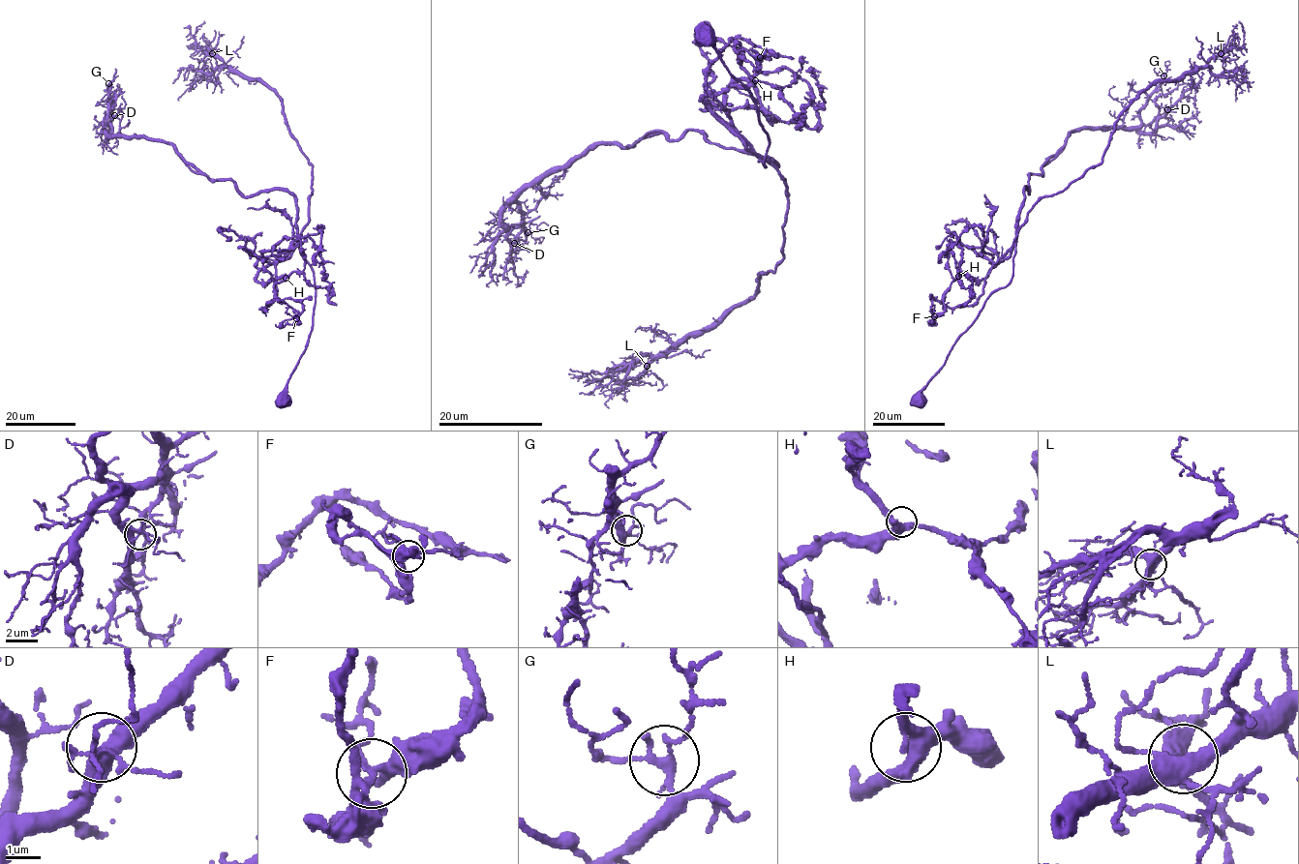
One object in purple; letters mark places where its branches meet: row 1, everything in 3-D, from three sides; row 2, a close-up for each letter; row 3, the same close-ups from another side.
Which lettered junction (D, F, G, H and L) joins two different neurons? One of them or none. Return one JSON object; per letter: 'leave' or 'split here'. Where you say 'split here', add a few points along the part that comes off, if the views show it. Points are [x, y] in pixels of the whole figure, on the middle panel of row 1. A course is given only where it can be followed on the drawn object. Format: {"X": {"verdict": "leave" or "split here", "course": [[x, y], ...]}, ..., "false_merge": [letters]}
{"D": {"verdict": "leave"}, "F": {"verdict": "split here", "course": [[759, 56], [739, 63], [752, 84], [702, 98], [785, 179], [783, 256], [615, 383], [646, 382]]}, "G": {"verdict": "leave"}, "H": {"verdict": "leave"}, "L": {"verdict": "leave"}, "false_merge": ["F"]}

